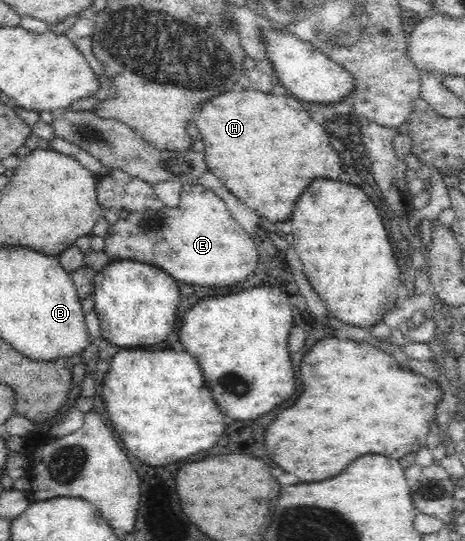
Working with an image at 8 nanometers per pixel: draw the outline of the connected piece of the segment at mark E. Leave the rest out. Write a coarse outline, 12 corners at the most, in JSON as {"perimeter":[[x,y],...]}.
{"perimeter":[[116,168],[97,200],[119,215],[112,260],[228,287],[258,265],[214,192],[182,186],[166,207],[153,185]]}

